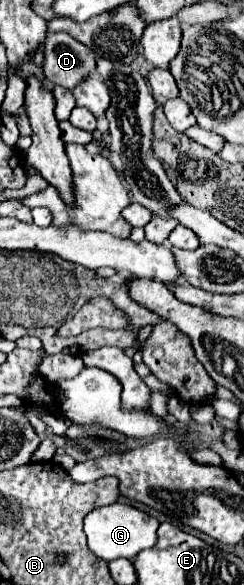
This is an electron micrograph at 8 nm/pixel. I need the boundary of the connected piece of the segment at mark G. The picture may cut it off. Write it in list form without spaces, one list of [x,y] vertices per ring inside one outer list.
[[[112,503],[106,507],[98,507],[84,517],[84,533],[88,537],[88,547],[96,557],[104,561],[114,561],[120,557],[134,559],[140,551],[154,547],[158,539],[156,535],[158,525],[160,523],[154,517],[126,503]]]

